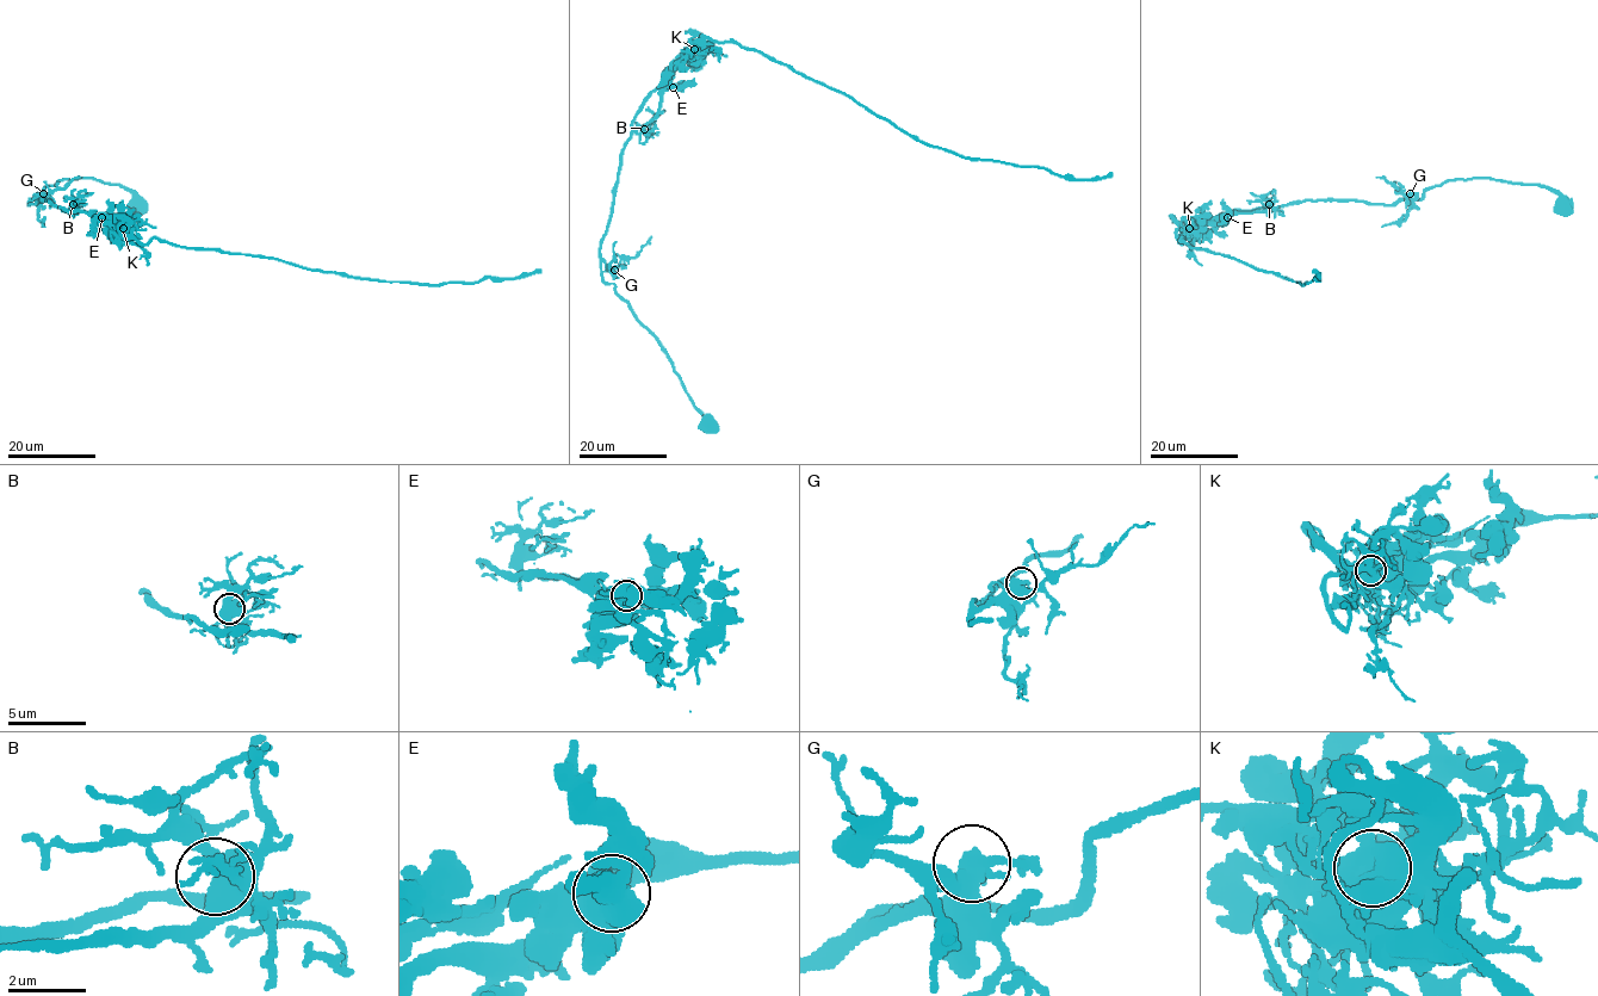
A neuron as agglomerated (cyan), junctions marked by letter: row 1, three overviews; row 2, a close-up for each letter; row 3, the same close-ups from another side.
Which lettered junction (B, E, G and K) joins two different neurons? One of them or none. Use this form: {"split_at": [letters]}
{"split_at": ["K"]}

